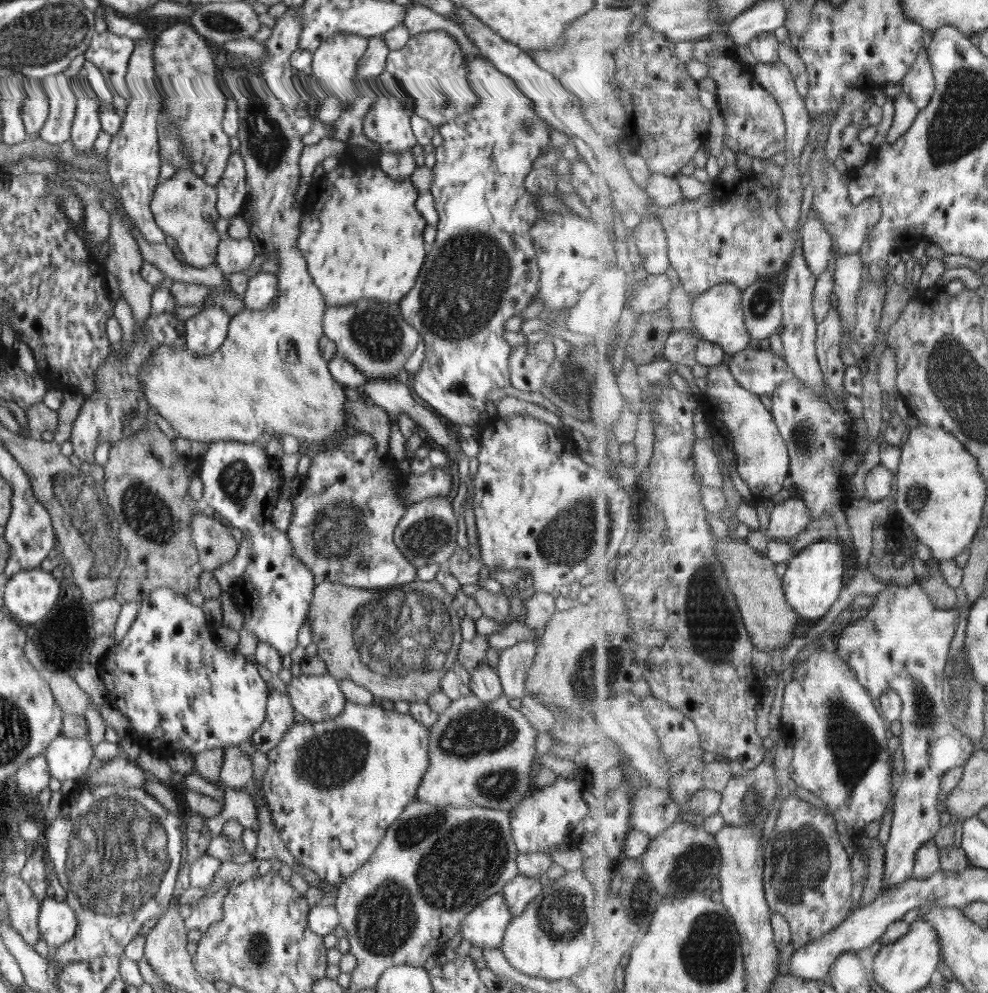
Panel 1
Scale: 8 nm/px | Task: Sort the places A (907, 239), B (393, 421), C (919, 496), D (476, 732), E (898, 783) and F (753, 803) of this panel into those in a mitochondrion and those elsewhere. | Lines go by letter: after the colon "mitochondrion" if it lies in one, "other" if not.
A: other
B: other
C: mitochondrion
D: mitochondrion
E: other
F: mitochondrion

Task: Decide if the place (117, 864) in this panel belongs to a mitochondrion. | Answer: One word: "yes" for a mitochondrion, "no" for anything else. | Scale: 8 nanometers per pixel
yes

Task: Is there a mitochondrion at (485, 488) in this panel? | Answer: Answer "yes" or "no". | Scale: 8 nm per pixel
no

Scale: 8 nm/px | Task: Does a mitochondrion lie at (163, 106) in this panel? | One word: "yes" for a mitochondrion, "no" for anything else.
no

